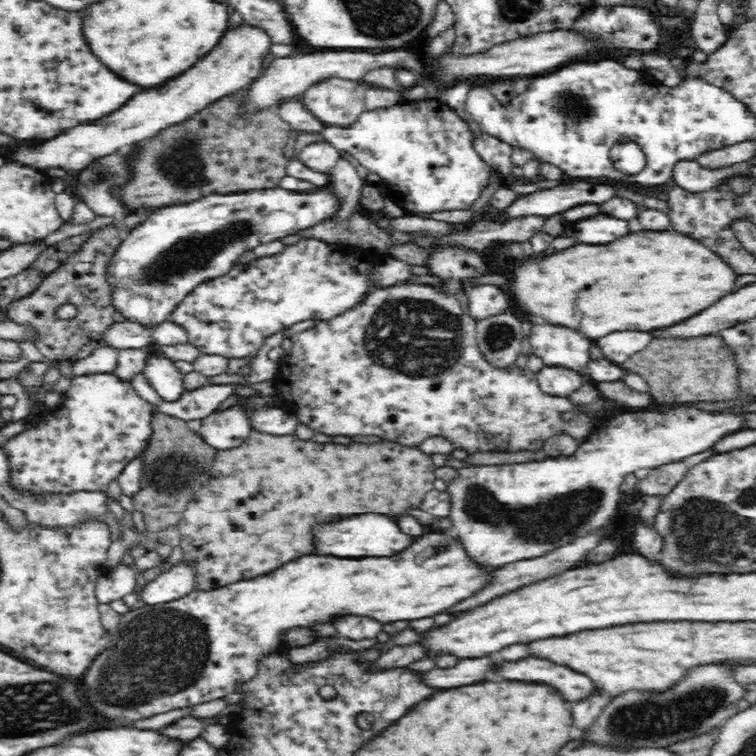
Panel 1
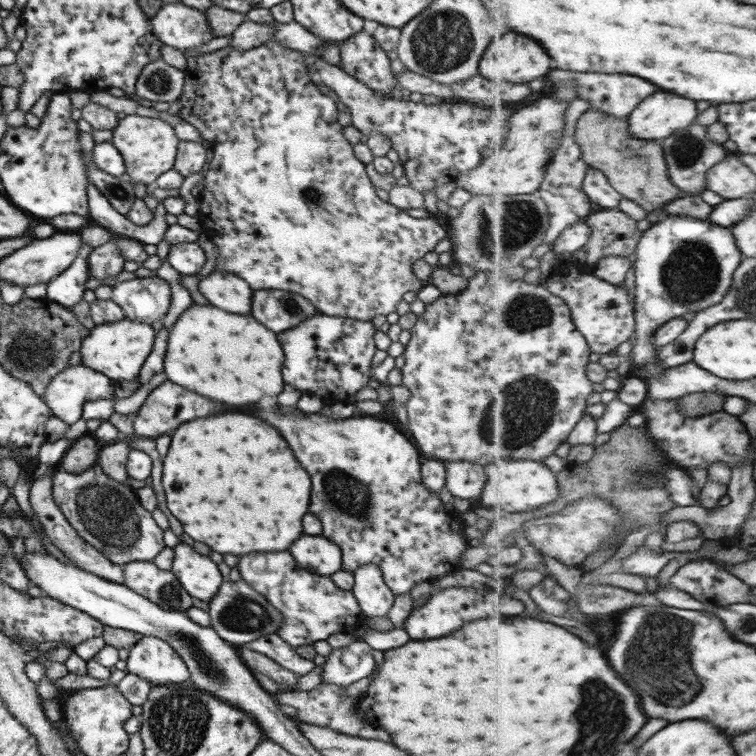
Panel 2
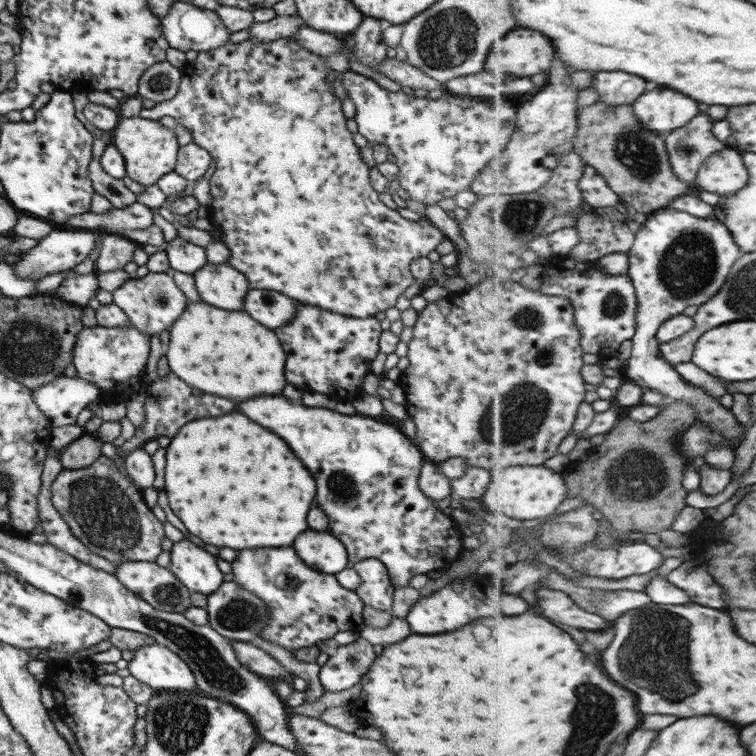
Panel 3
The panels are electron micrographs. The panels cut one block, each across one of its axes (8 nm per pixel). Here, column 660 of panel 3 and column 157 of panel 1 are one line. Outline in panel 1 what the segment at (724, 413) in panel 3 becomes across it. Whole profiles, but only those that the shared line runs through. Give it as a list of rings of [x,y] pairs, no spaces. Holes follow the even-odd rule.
[[[322,186],[322,188],[316,188],[312,192],[292,192],[292,190],[284,190],[284,188],[274,188],[270,190],[250,190],[250,192],[242,192],[242,194],[210,194],[198,202],[190,202],[186,206],[176,205],[176,206],[166,206],[160,209],[155,209],[155,211],[142,221],[140,224],[133,227],[129,231],[114,258],[112,258],[112,264],[110,264],[110,283],[112,283],[114,292],[112,292],[112,302],[114,302],[114,307],[116,311],[120,312],[126,321],[134,321],[149,330],[154,330],[158,328],[158,324],[166,322],[169,318],[169,314],[178,306],[179,302],[182,302],[182,299],[191,291],[194,290],[195,286],[198,286],[201,282],[204,282],[211,278],[216,278],[218,275],[225,275],[230,267],[238,261],[243,252],[251,250],[259,244],[266,244],[276,239],[286,237],[289,235],[294,235],[306,228],[312,228],[315,224],[318,224],[320,220],[326,220],[326,218],[332,218],[338,210],[342,208],[342,202],[340,198],[334,194],[334,188],[330,186]],[[150,344],[143,375],[162,397],[162,400],[172,402],[178,400],[184,391],[182,371],[172,359],[164,355],[162,346]]]

